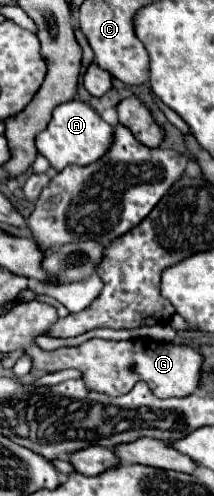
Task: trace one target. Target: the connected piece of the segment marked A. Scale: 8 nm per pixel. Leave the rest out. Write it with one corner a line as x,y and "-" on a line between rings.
70,100
54,108
50,124
36,136
36,148
50,162
52,168
64,170
68,164
88,166
98,162
108,152
112,140
114,128
108,122
104,122
88,104
80,100

